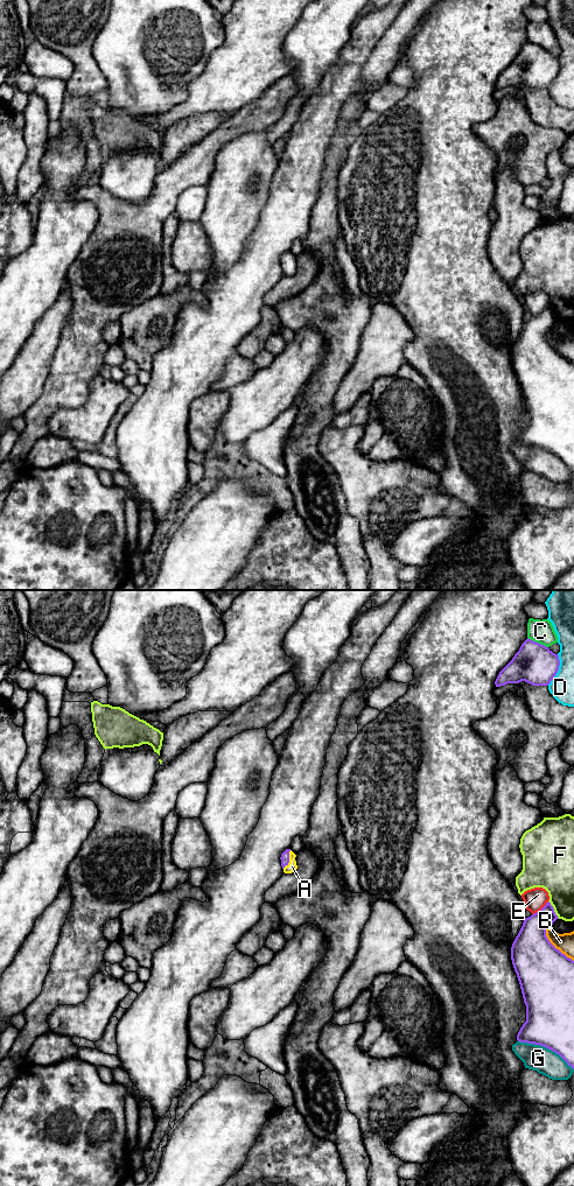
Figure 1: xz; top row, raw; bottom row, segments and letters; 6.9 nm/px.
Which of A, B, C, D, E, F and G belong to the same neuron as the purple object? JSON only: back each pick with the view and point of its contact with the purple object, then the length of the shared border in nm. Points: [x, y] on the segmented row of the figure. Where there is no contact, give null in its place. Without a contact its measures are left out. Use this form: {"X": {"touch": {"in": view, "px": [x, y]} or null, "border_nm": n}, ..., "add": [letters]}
{"A": {"touch": {"in": "xz", "px": [288, 860]}, "border_nm": 140}, "add": ["A"]}

